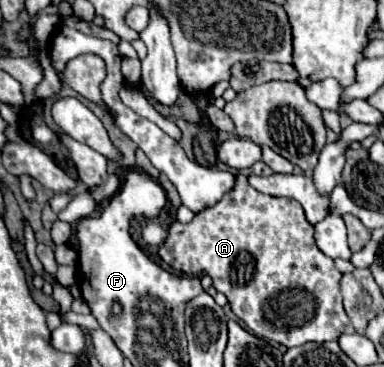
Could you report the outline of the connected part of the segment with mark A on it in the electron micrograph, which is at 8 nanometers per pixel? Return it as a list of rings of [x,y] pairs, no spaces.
[[[237,175],[235,187],[217,205],[199,211],[193,221],[175,221],[169,227],[165,243],[159,247],[159,257],[171,265],[171,269],[185,275],[197,277],[207,273],[213,279],[213,287],[229,299],[231,311],[261,339],[285,347],[299,347],[309,341],[337,341],[343,333],[355,333],[341,303],[341,273],[335,269],[333,259],[325,257],[315,245],[313,225],[305,219],[301,205],[293,199],[255,191],[245,175]]]

